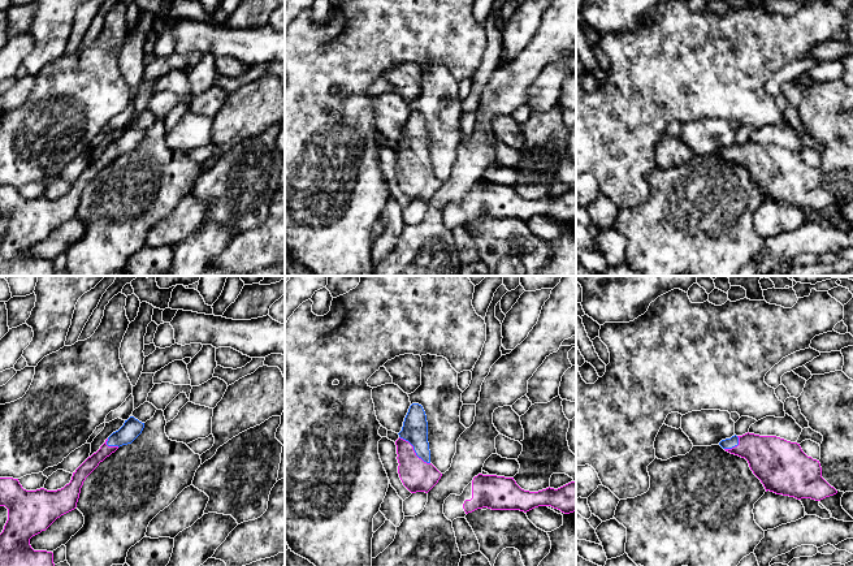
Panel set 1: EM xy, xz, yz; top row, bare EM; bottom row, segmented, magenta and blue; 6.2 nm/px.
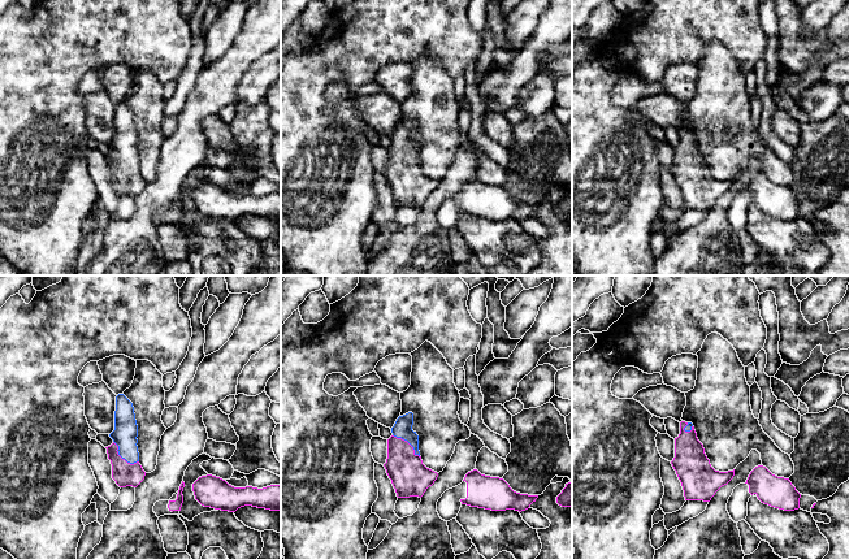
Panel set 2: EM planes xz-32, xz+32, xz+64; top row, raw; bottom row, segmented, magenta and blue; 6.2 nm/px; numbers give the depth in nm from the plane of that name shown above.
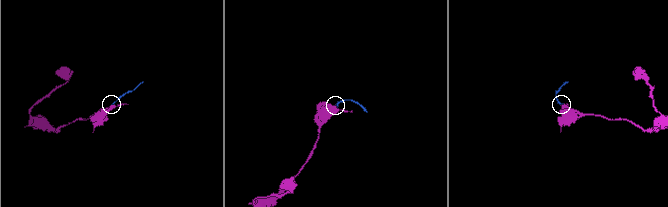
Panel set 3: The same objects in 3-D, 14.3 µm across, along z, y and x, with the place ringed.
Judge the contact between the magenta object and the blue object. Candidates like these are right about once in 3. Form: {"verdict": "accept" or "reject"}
{"verdict": "accept"}

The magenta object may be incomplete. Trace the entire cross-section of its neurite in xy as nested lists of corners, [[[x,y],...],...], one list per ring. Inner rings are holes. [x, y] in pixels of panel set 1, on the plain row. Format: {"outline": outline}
{"outline": [[[130,125],[73,181],[70,191],[61,198],[26,199],[18,187],[0,186],[0,215],[8,217],[8,229],[0,242],[0,276],[53,276],[53,262],[34,259],[30,247],[74,219],[86,186],[120,155],[131,152],[143,137],[144,131]]]}

